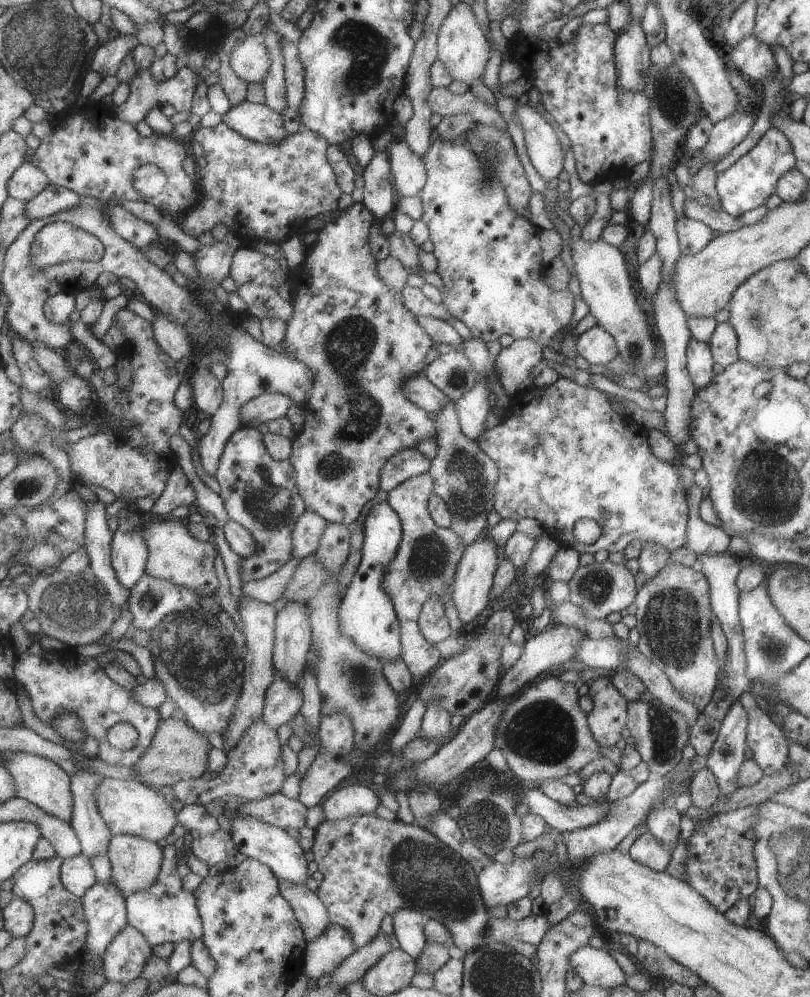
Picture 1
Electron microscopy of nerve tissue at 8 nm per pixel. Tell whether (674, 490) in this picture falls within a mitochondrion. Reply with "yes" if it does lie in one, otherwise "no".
no

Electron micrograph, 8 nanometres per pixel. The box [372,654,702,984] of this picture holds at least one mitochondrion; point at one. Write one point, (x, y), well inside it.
(416, 870)

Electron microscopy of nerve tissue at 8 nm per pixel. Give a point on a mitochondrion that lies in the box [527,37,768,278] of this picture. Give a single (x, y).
(673, 106)

